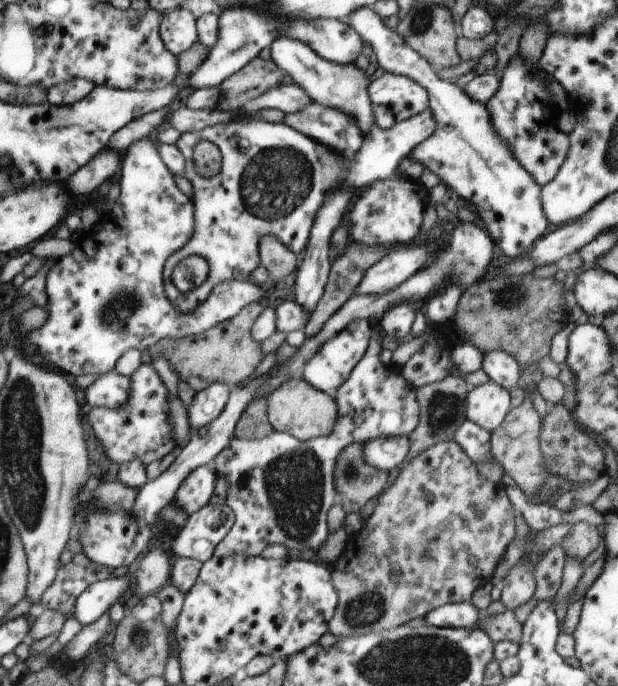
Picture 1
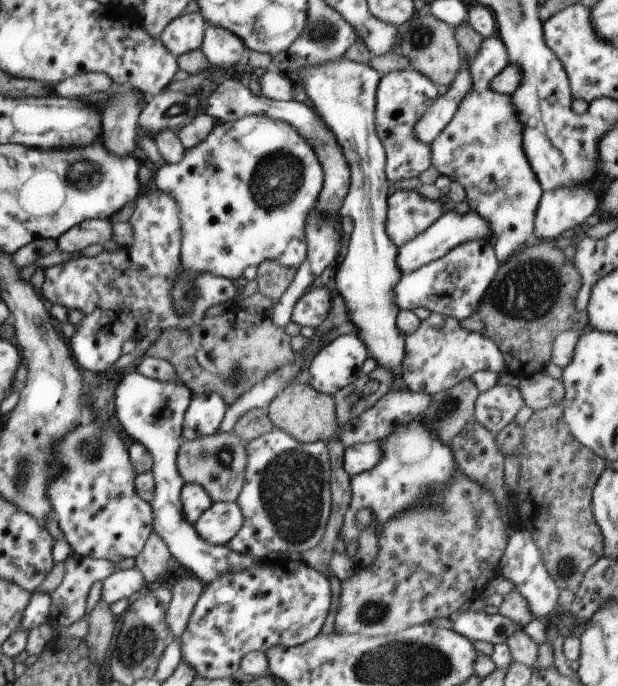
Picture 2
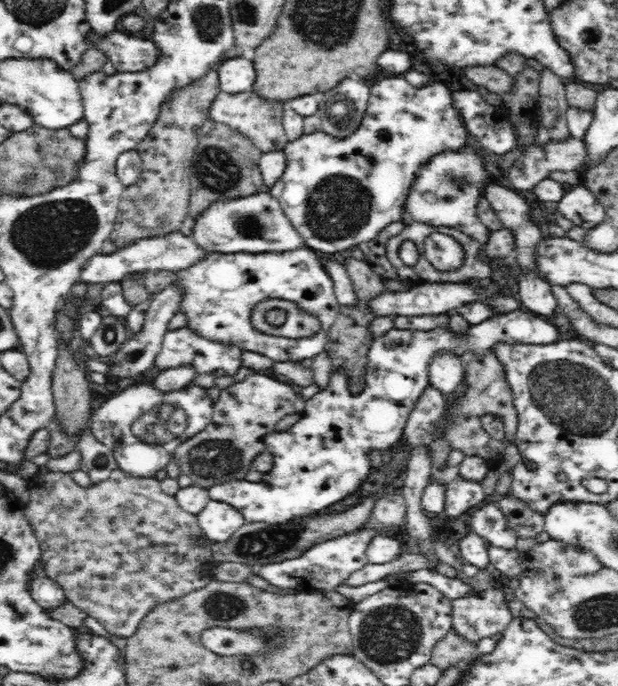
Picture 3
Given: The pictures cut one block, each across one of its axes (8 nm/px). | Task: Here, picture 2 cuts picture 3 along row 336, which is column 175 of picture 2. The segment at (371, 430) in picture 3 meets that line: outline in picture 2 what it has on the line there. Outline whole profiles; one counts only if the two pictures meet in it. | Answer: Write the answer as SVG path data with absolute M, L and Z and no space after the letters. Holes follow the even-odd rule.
M132 372L126 375L116 388L112 413L116 415L122 429L135 441L140 441L152 455L151 468L155 491L150 504L153 510L153 530L159 534L182 566L190 571L193 576L207 583L222 578L222 575L240 573L252 569L259 563L279 559L279 553L268 553L264 558L254 555L242 554L232 550L228 545L215 545L204 540L195 528L183 517L181 490L185 485L177 467L177 454L180 448L180 435L183 431L183 420L188 405L194 395L180 379L173 381L159 381L157 378Z

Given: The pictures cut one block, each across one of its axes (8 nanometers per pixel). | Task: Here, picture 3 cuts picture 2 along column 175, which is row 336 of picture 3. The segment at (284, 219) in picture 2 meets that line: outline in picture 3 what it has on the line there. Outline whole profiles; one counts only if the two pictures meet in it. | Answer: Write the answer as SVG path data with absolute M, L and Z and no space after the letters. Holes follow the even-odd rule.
M268 299L256 304L250 324L256 331L289 339L315 335L321 327L321 322L315 316L296 303L280 299ZM168 329L162 338L162 344L158 356L153 364L158 370L168 370L185 364L190 364L197 374L213 373L222 370L228 376L234 376L238 368L241 367L242 349L235 344L222 344L217 340L208 340L198 336L192 329Z

